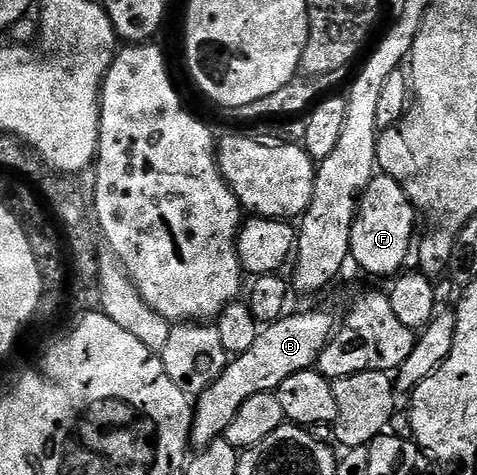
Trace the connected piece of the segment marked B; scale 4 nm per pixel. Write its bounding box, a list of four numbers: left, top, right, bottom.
[191,311,338,449]

